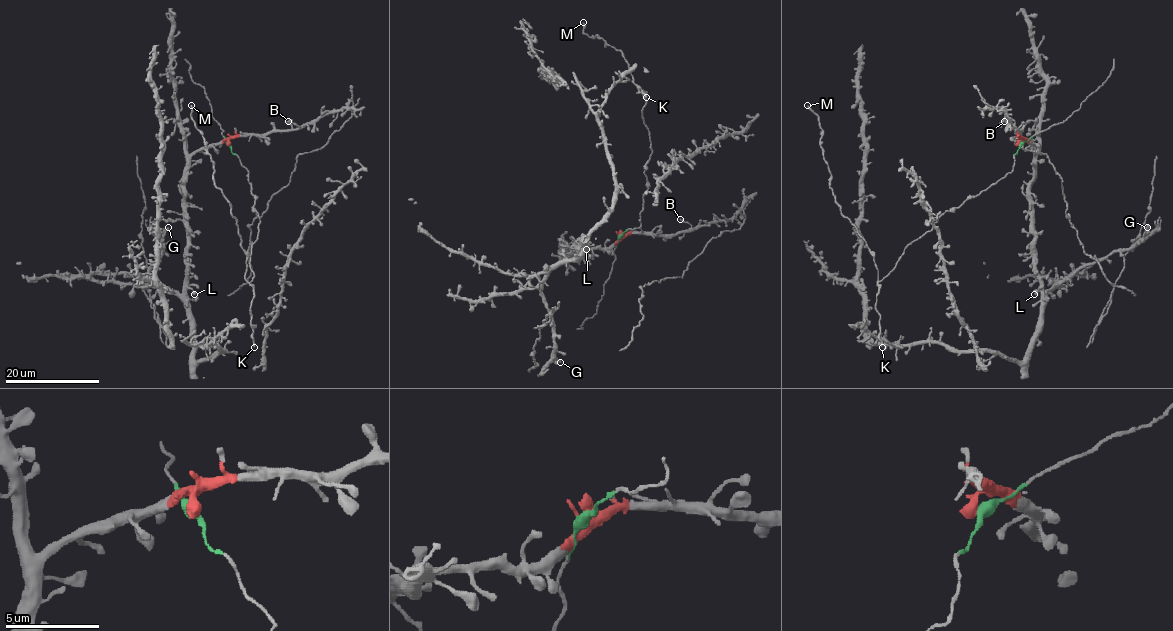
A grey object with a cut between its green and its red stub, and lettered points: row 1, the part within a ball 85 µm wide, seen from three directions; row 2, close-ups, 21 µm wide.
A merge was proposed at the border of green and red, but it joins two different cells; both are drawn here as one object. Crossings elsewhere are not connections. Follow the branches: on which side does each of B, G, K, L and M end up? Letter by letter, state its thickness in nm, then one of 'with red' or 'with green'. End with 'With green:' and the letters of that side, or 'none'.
B: 360 nm | with red
G: 240 nm | with red
K: 200 nm | with green
L: 440 nm | with red
M: 180 nm | with green
With green: K, M

